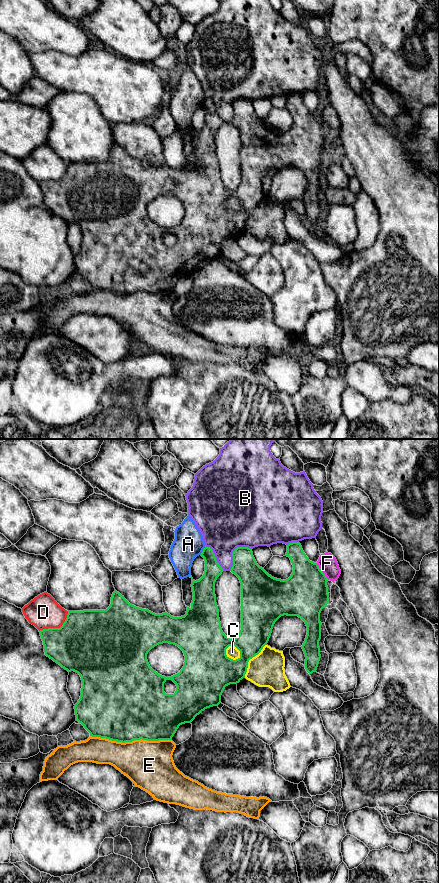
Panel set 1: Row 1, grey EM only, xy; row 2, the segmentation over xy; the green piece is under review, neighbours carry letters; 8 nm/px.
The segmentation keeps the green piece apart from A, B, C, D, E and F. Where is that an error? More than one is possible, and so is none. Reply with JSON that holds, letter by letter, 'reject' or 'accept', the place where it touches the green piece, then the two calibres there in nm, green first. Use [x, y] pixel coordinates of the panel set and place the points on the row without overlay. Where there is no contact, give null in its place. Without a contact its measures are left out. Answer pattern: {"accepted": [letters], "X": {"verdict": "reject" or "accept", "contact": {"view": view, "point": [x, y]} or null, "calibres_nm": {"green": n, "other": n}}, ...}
{"accepted": [], "A": {"verdict": "reject", "contact": {"view": "xy", "point": [203, 102]}, "calibres_nm": {"green": 140, "other": 240}}, "B": {"verdict": "reject", "contact": {"view": "xy", "point": [233, 104]}, "calibres_nm": {"green": 200, "other": 440}}, "C": {"verdict": "reject", "contact": {"view": "xy", "point": [230, 210]}, "calibres_nm": {"green": 400, "other": 100}}, "D": {"verdict": "reject", "contact": {"view": "xy", "point": [57, 180]}, "calibres_nm": {"green": 460, "other": 260}}, "E": {"verdict": "reject", "contact": {"view": "xy", "point": [131, 293]}, "calibres_nm": {"green": 500, "other": 380}}, "F": {"verdict": "reject", "contact": {"view": "xy", "point": [321, 123]}, "calibres_nm": {"green": 360, "other": 150}}}

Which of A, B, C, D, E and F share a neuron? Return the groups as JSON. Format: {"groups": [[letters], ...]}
{"groups": [["A", "C"], ["B"], ["D"], ["E"], ["F"]]}

